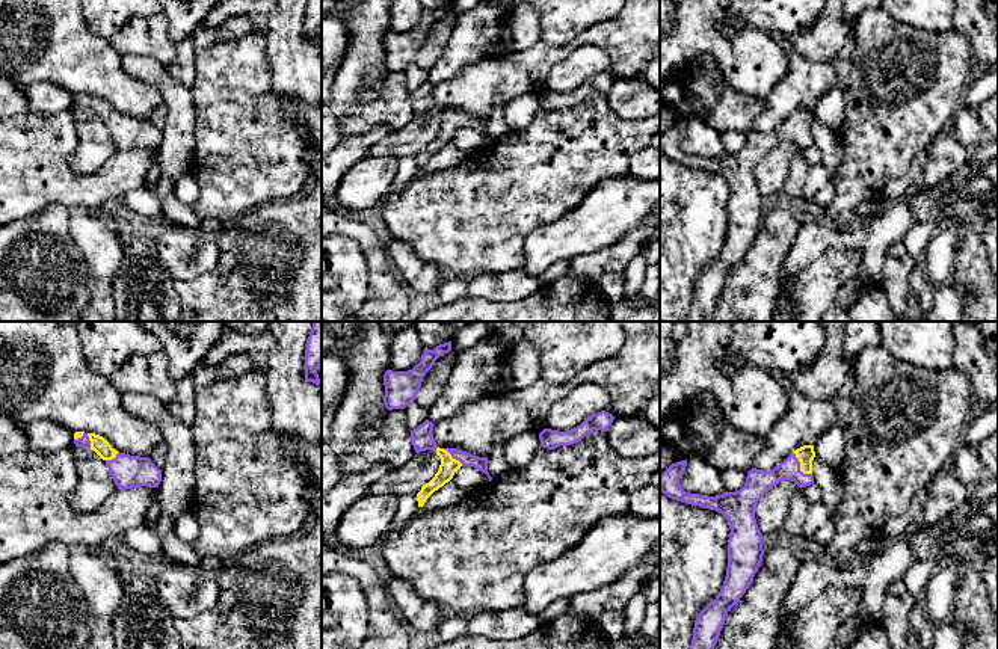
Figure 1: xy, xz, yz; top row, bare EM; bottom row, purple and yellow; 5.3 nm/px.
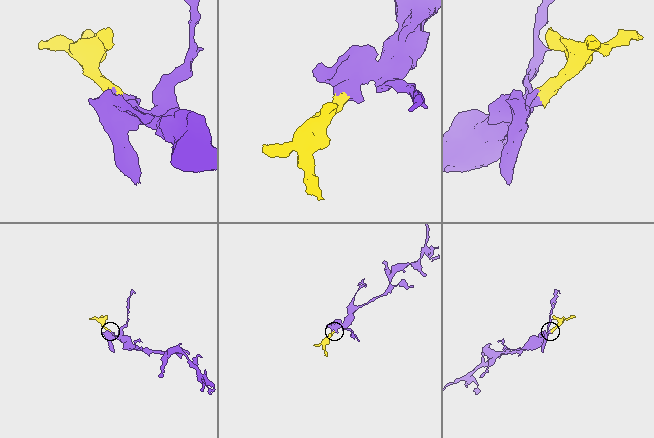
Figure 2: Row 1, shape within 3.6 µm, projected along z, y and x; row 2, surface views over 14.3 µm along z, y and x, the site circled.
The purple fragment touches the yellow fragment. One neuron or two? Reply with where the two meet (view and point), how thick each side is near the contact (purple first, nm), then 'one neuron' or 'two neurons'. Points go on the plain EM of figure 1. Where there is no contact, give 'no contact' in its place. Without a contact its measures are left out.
meets purple in yz at (799, 129); 140 nm thick on the purple side, 90 nm on the other; one neuron

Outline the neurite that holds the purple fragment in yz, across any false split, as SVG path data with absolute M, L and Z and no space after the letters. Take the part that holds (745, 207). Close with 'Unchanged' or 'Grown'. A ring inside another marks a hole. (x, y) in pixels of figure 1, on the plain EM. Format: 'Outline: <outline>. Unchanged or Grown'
Outline: M803 107L770 133L752 130L737 154L708 158L685 154L679 140L687 122L672 125L660 137L660 152L669 160L722 175L729 187L728 229L723 248L696 279L687 321L705 321L714 311L728 273L740 263L762 223L762 196L755 181L758 163L779 143L791 142L800 151L814 145L814 107Z. Grown

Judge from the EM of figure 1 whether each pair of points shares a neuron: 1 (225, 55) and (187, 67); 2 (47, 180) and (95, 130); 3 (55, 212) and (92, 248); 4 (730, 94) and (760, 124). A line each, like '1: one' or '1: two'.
1: two
2: two
3: two
4: two

